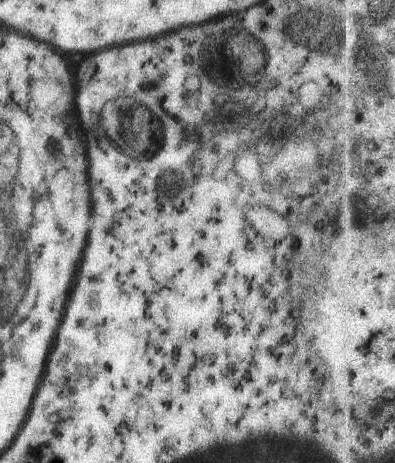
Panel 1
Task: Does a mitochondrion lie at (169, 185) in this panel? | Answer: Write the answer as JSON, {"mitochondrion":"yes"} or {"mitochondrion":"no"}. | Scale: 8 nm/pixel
{"mitochondrion":"yes"}

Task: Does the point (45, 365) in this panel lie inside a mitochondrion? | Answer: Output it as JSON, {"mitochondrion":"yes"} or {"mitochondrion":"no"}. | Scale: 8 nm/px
{"mitochondrion":"no"}

